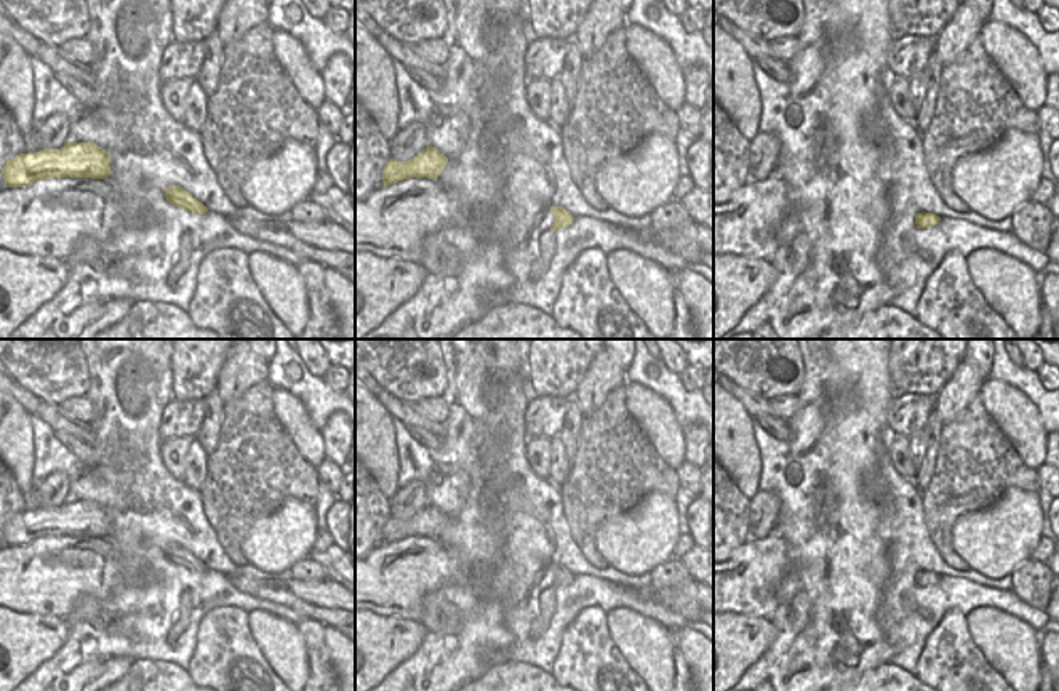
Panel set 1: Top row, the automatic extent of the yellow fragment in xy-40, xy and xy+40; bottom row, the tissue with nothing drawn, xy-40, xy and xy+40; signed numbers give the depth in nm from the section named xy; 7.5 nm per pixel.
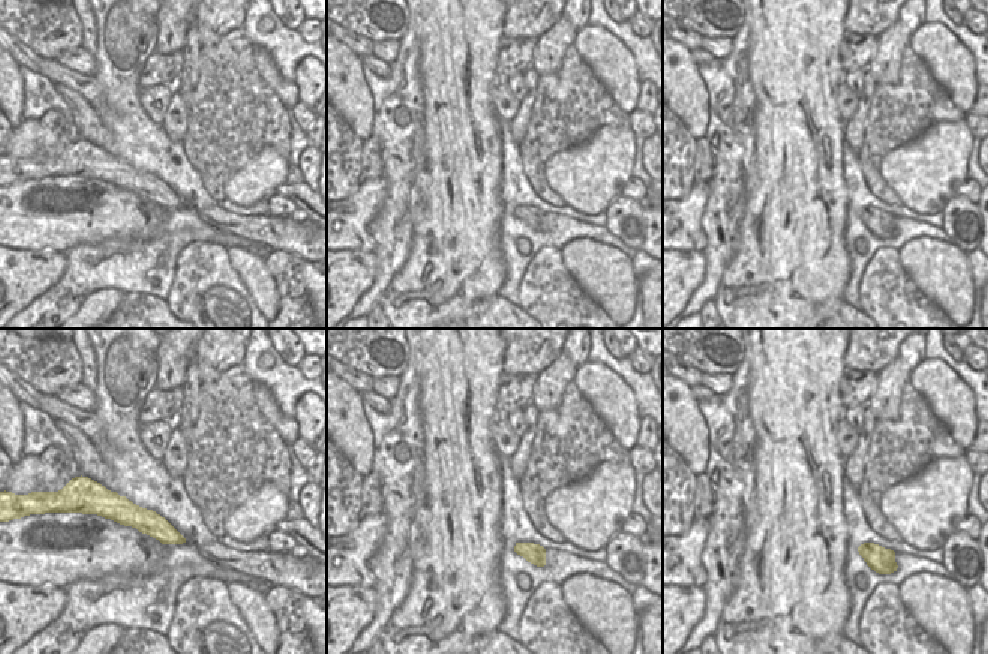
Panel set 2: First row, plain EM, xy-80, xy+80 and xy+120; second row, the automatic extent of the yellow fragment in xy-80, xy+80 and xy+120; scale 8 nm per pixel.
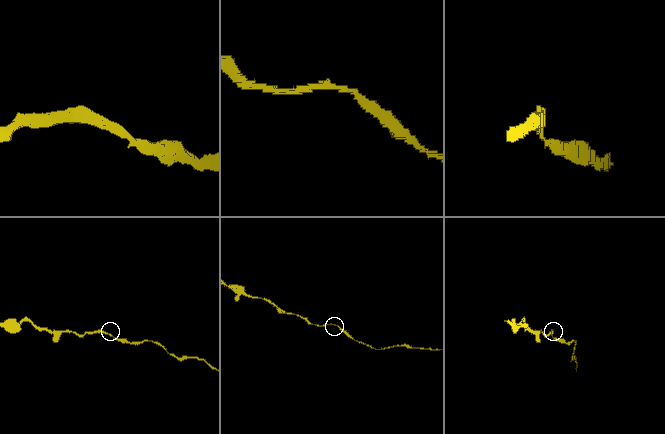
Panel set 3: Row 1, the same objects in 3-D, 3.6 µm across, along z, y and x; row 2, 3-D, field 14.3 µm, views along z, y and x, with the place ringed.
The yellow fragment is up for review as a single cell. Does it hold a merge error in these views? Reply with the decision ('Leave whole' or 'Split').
Leave whole

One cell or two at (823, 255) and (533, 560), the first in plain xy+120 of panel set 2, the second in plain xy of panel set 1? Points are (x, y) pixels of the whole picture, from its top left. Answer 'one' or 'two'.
two

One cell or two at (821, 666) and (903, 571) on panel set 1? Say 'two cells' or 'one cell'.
two cells

